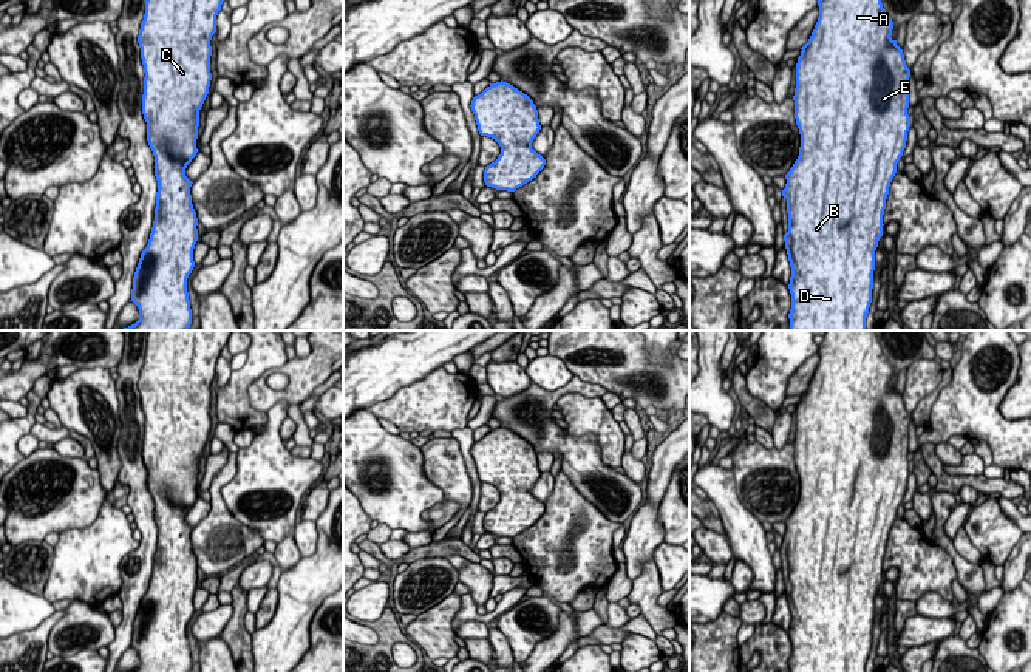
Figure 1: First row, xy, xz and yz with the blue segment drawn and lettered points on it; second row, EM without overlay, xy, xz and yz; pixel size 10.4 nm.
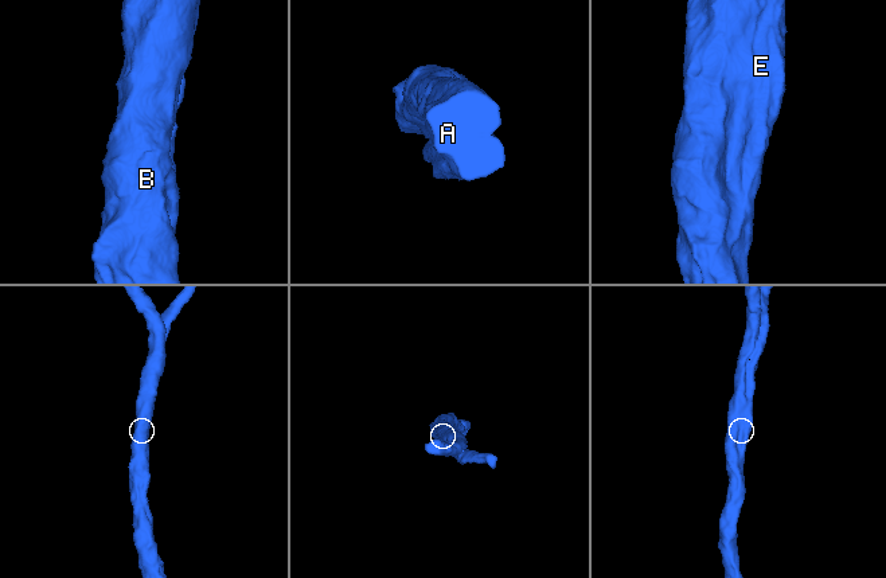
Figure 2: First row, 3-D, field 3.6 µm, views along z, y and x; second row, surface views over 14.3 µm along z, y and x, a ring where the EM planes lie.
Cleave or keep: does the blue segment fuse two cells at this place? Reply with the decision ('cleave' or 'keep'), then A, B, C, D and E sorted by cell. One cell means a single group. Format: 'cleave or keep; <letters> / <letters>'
keep; A B C D E

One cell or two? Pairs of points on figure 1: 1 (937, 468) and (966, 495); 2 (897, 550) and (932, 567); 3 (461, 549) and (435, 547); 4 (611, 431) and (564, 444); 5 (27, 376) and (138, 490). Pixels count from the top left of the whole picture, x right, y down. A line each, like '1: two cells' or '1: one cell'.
1: two cells
2: one cell
3: one cell
4: two cells
5: two cells

